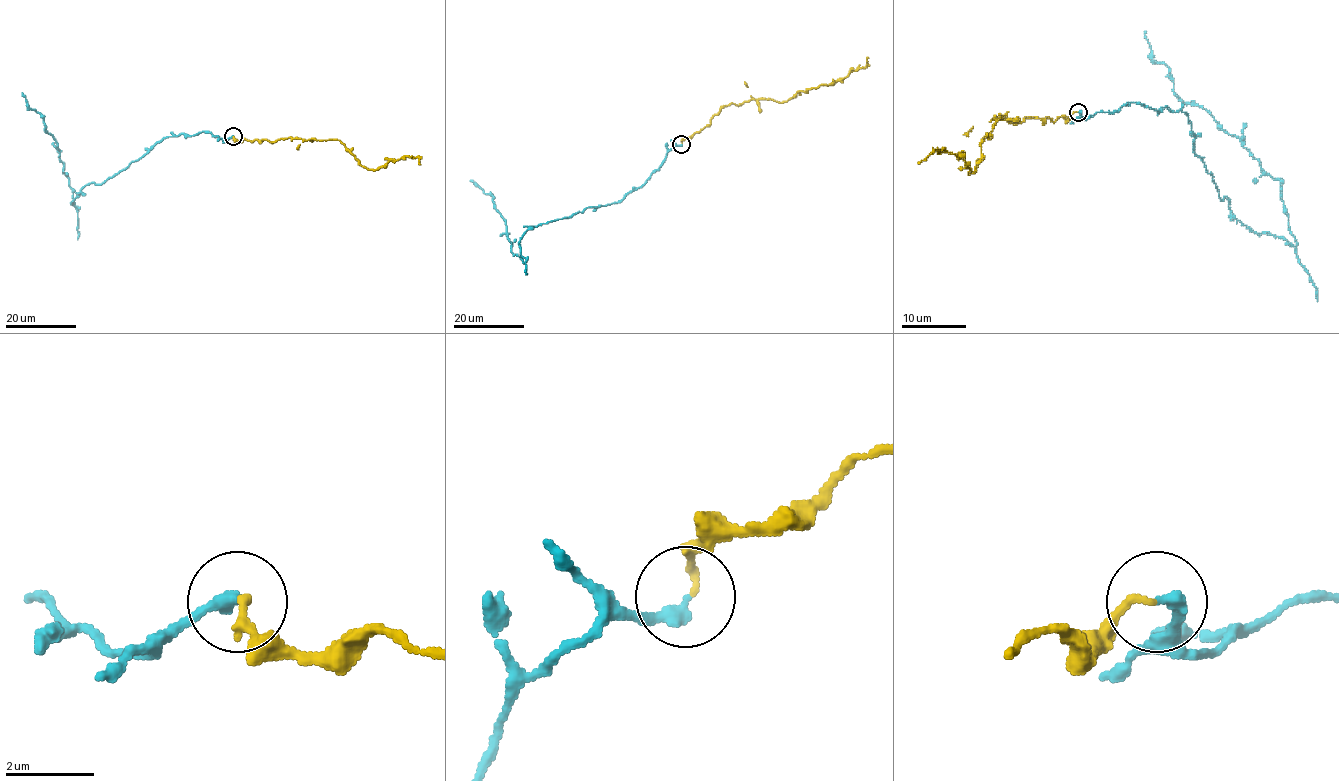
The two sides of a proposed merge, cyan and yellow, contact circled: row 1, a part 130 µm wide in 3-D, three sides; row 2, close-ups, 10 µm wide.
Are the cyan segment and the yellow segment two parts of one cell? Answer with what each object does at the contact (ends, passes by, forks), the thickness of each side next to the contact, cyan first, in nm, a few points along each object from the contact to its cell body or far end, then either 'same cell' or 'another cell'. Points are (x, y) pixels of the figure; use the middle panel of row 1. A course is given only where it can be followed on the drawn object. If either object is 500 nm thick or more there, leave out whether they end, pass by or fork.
cyan ends there; yellow ends there; 320 nm thick on the cyan side, 140 nm on the other; cyan runs (681, 144), (616, 203), (530, 226), (519, 242), (523, 263), (511, 250), (493, 198), (470, 181); yellow runs (682, 144), (728, 104), (787, 102), (800, 91), (844, 79), (865, 66), (868, 57); same cell

